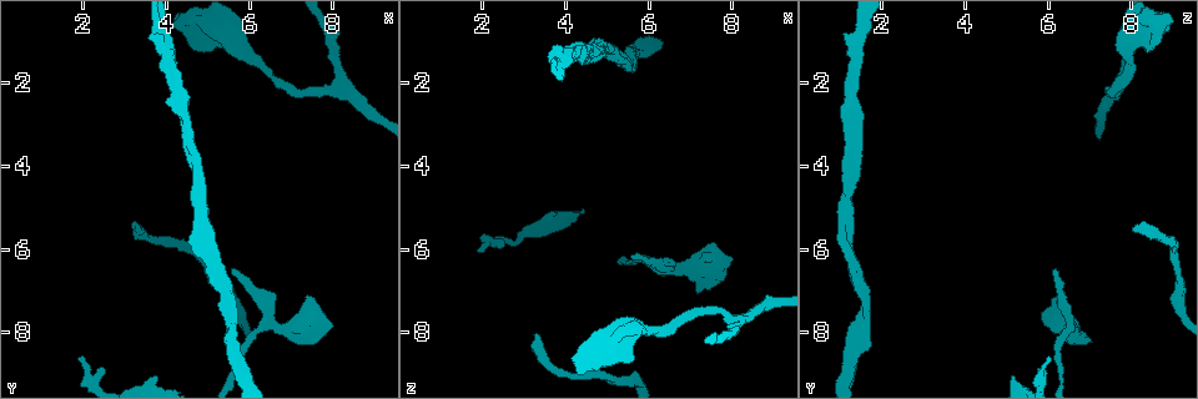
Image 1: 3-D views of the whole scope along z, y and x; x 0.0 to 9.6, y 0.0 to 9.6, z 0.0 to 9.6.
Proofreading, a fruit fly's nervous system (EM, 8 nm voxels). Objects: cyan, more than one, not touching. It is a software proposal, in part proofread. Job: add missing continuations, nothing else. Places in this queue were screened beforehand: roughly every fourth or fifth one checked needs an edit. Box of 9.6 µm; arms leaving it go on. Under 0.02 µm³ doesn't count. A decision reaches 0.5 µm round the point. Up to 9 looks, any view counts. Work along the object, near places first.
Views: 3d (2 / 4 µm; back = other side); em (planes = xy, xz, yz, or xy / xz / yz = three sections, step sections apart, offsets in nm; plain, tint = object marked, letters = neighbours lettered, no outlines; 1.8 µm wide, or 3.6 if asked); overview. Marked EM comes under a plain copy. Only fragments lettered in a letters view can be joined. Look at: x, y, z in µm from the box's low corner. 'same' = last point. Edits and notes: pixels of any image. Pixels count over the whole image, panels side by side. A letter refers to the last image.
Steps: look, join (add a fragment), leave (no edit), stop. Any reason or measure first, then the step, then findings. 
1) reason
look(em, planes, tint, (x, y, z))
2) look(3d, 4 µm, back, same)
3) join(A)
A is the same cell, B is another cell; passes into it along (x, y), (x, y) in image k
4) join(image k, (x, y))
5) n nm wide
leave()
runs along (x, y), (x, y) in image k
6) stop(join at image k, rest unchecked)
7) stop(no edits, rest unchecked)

branch stops here
look(em, 3.6 µm, planes, letters, (5.55, 6.50, 6.25))

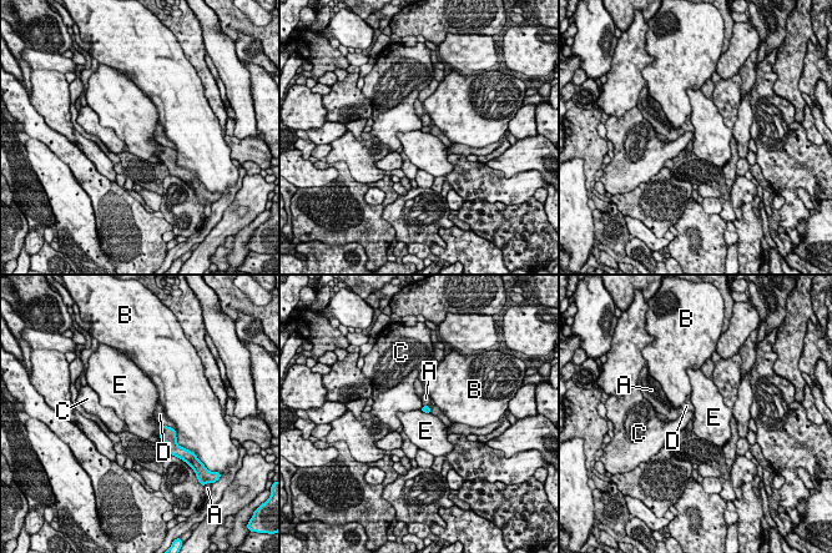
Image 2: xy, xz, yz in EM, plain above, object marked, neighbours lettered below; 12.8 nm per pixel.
leave()
A, B, C, D and E are other cells; border along (159, 425), (160, 440), (162, 442) in image 2; none of them fits

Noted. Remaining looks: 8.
an open end
look(em, planes, tint, (3.75, 9.05, 5.15))

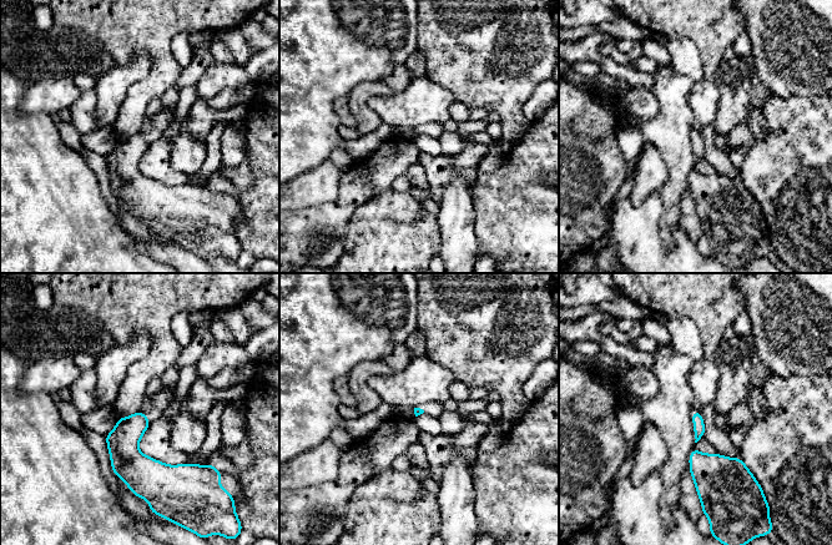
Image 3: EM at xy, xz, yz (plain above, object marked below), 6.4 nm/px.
look(em, planes, letters, same)

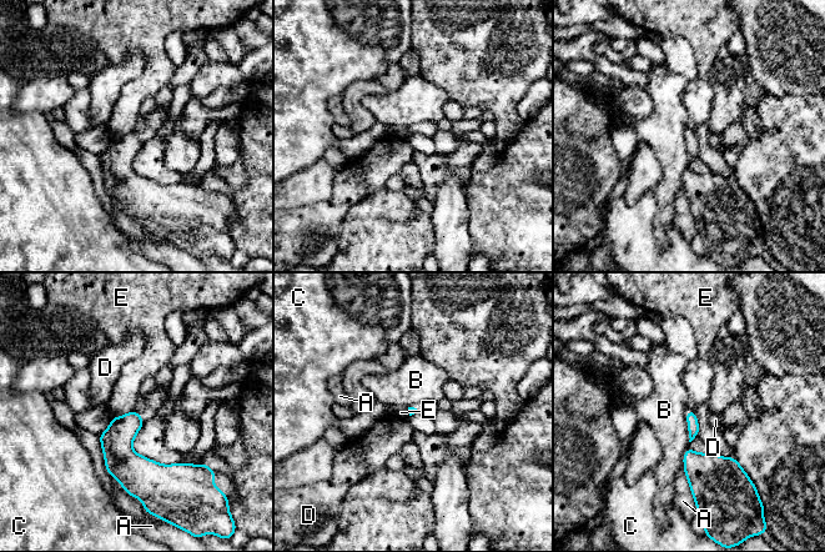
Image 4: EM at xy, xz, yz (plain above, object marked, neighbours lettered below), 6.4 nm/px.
leave()
A, B, C, D and E are other cells; none of them fits

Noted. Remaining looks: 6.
tapers out
look(em, planes, letters, (1.85, 8.60, 6.00))

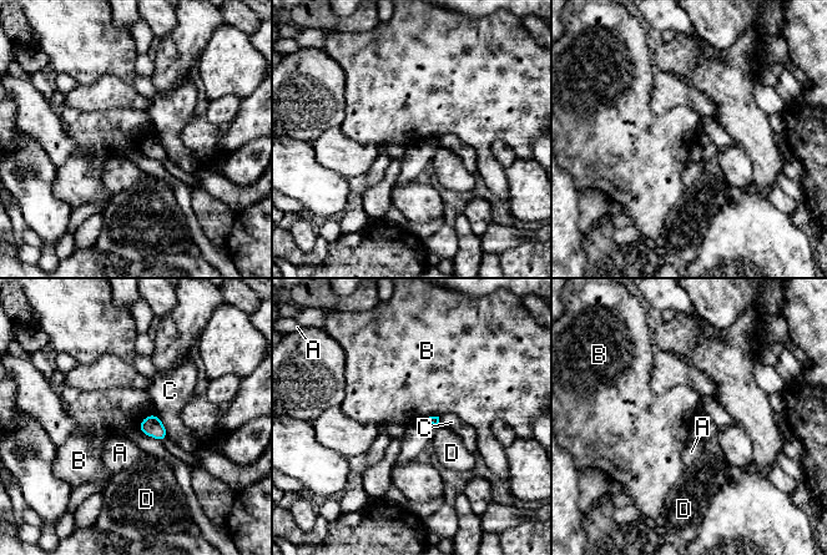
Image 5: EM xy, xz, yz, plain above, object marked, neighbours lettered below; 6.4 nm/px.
leave()
A, B, C and D are other cells; border along (155, 414), (149, 414), (139, 427) in image 5; none of them fits

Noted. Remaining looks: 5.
branch stops here
look(3d, 2 µm, (5.60, 8.45, 1.75))

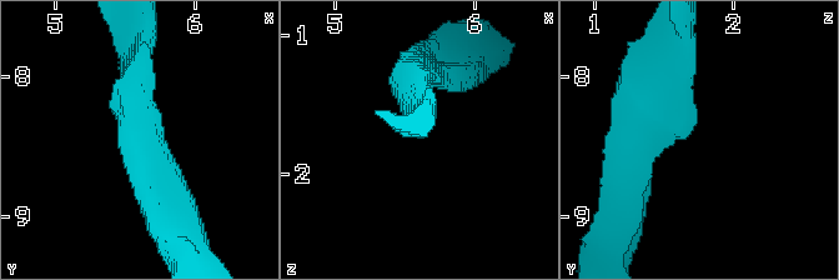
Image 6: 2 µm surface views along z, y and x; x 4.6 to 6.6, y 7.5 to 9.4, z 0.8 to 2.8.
look(em, planes, letters, (5.64, 8.36, 1.72))

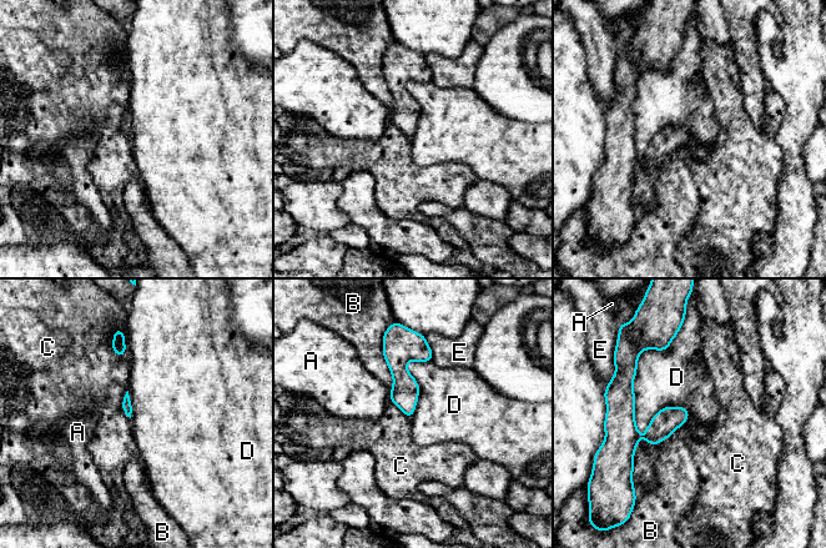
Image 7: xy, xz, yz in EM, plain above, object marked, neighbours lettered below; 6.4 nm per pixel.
leave()
A, B, C, D and E are other cells; border along (676, 333), (638, 358), (631, 479) in image 7; no lettered fragment goes on from it

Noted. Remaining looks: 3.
stop(no edits, rest unchecked)

